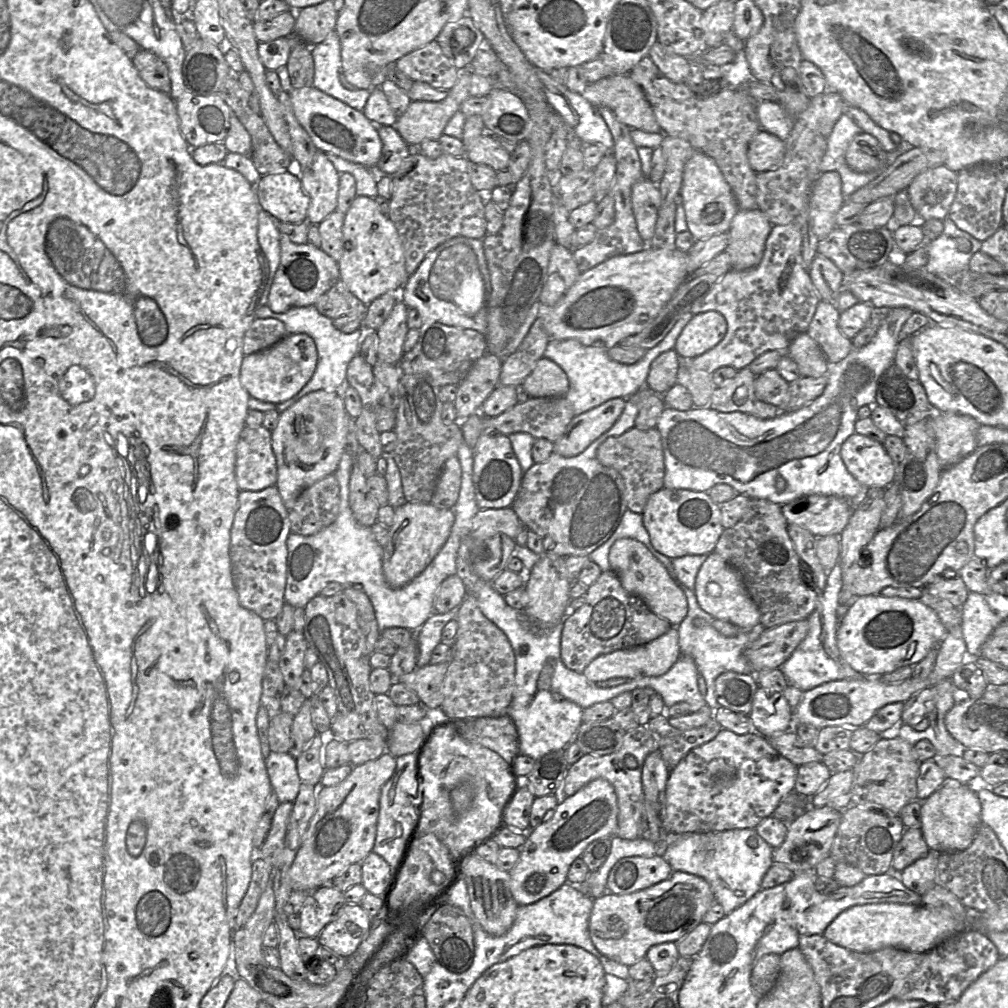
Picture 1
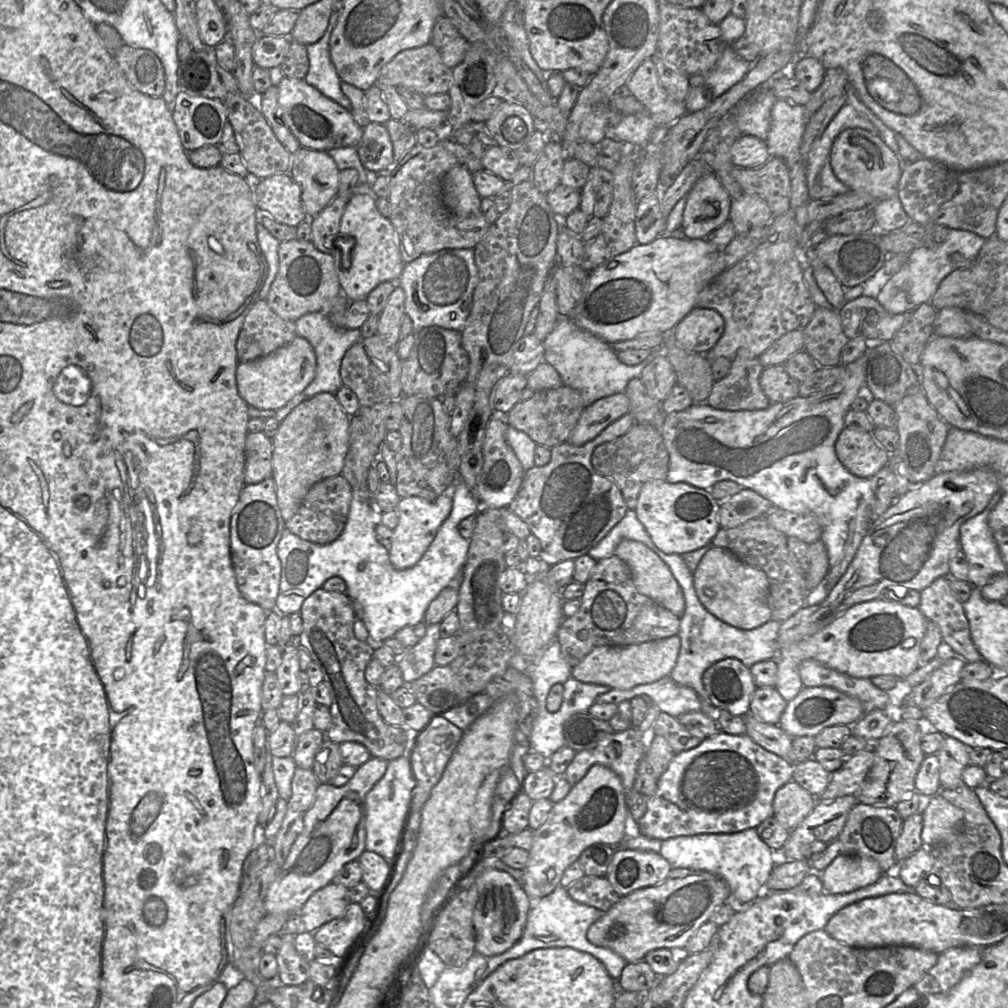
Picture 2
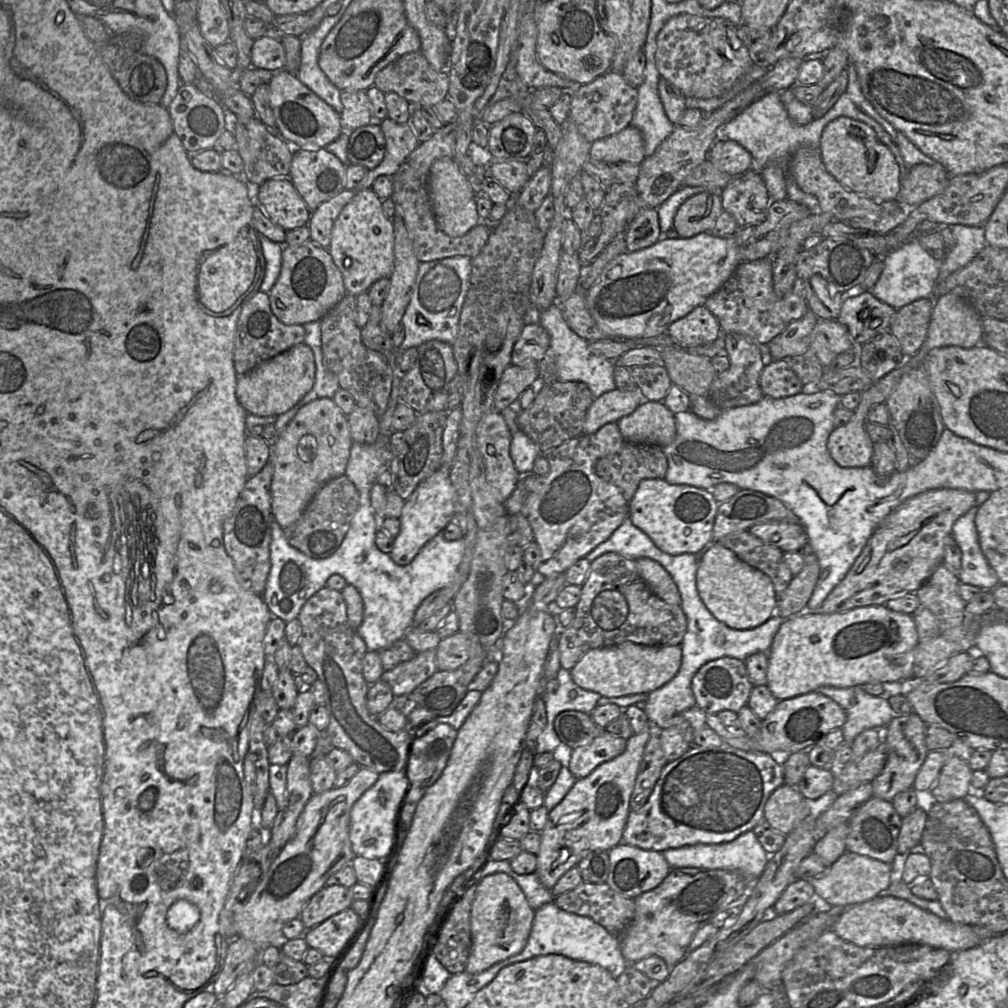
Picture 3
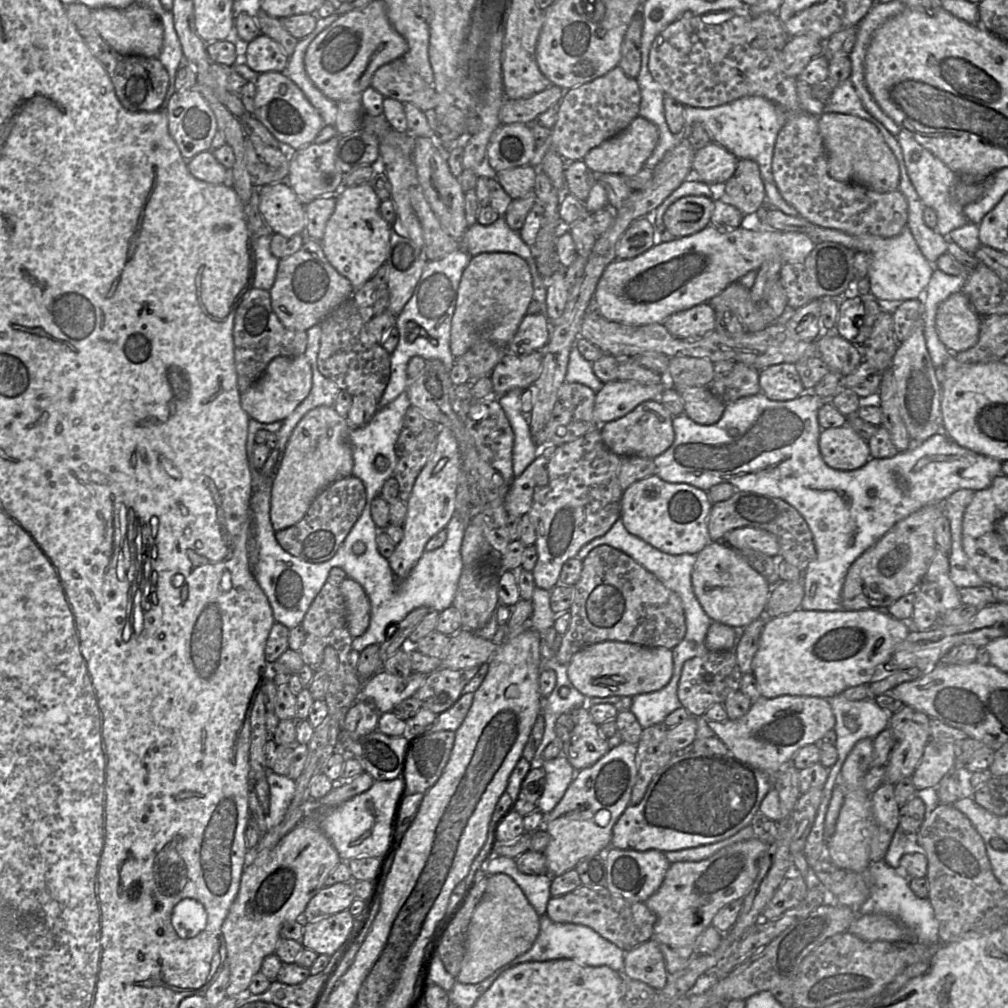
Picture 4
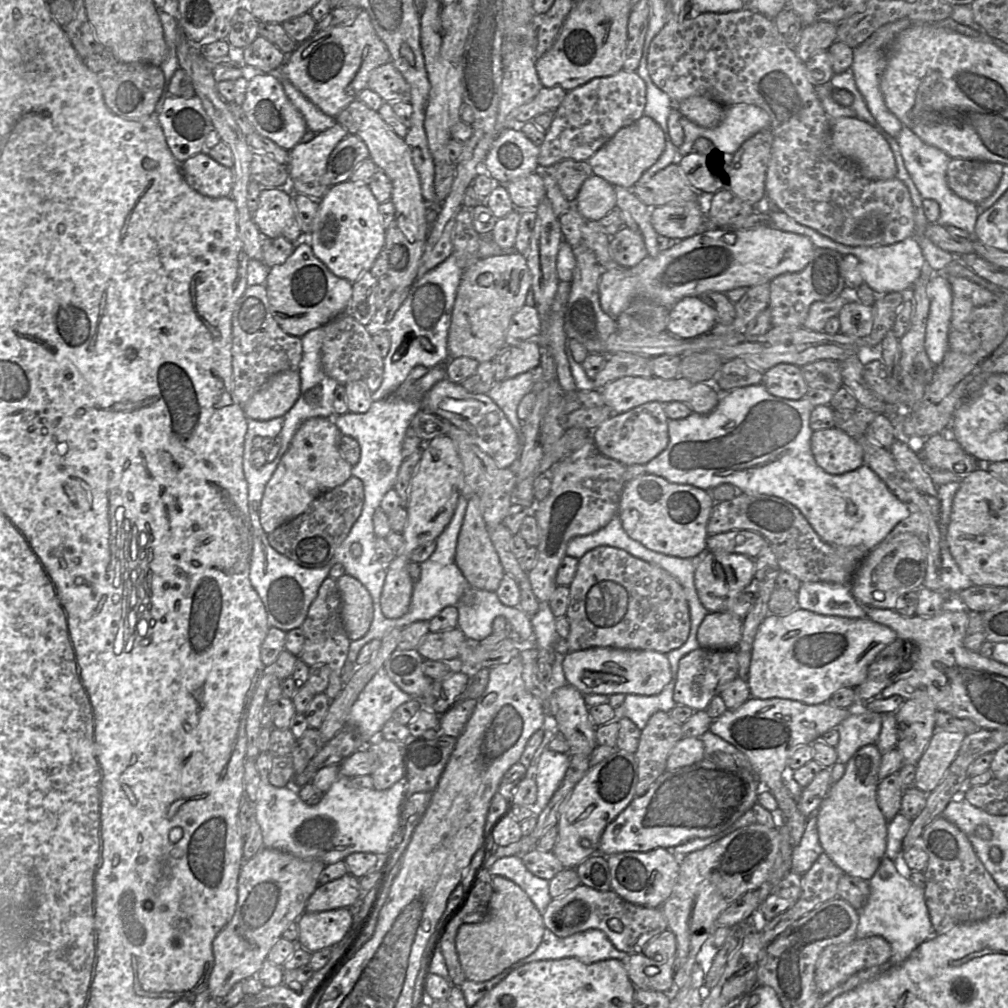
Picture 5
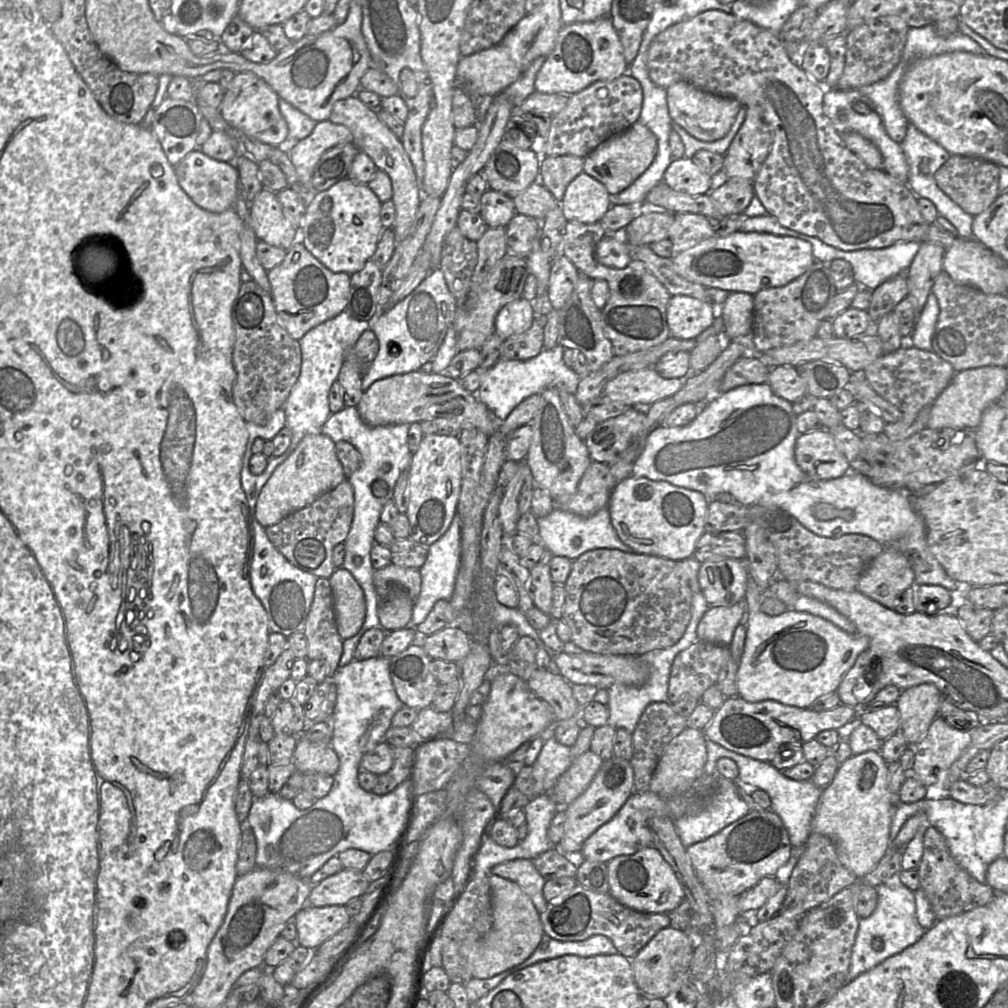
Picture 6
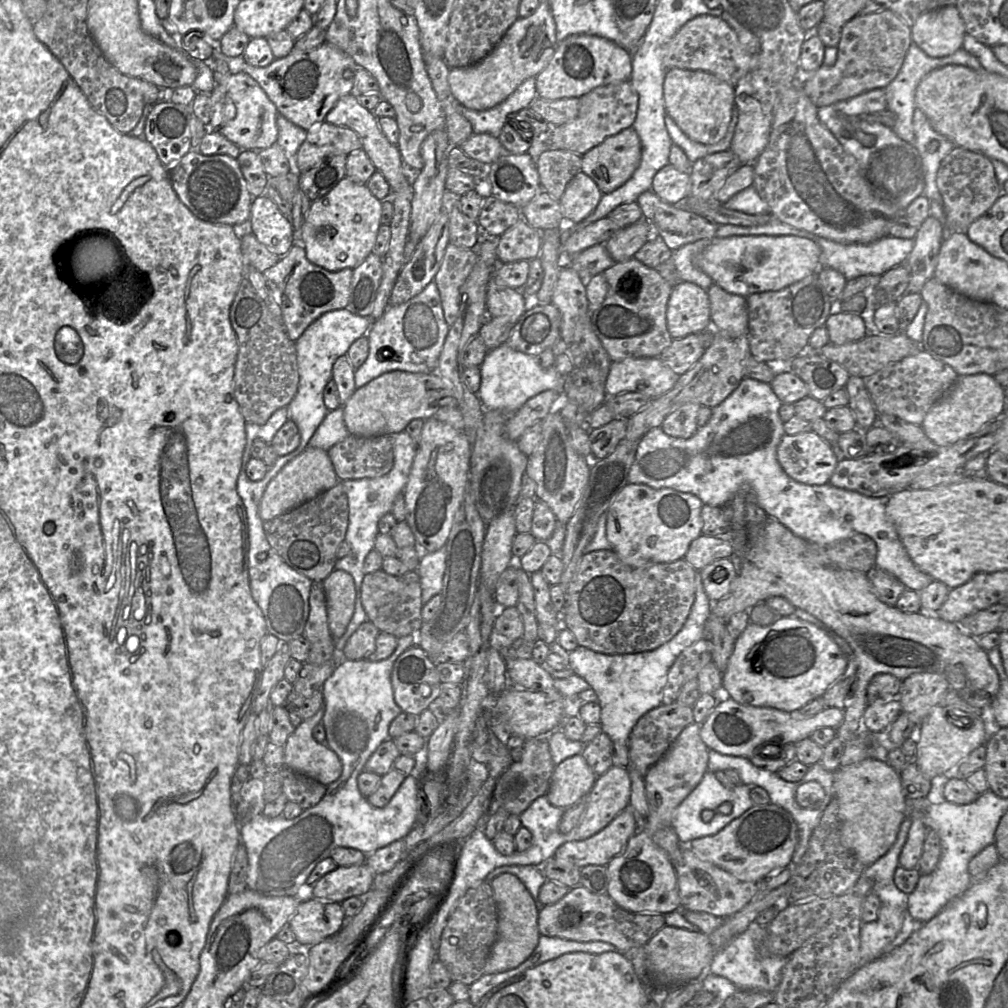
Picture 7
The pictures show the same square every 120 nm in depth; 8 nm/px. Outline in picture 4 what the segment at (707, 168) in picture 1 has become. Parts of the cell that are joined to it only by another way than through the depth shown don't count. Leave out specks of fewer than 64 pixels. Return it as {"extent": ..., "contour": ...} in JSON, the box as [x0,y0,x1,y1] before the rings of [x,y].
{"extent":[663,196,714,238],"contour":[[[685,196],[671,204],[663,217],[665,230],[675,238],[695,234],[710,225],[714,200],[706,196]]]}

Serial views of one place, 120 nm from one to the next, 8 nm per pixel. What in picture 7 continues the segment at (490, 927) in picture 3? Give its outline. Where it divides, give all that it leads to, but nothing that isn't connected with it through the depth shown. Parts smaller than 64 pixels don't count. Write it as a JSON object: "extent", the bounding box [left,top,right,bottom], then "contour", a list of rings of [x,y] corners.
{"extent":[484,873,541,974],"contour":[[[504,873],[495,877],[490,884],[498,910],[498,929],[497,939],[484,967],[484,974],[516,968],[532,954],[541,935],[538,929],[539,912],[531,894],[520,879],[513,874]]]}

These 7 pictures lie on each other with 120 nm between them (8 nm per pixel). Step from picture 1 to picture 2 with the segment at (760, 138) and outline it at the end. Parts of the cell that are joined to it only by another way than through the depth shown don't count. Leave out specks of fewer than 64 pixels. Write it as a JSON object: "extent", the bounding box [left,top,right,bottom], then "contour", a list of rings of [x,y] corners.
{"extent":[731,135,771,168],"contour":[[[741,135],[732,145],[731,159],[737,168],[758,168],[764,165],[771,155],[766,140],[751,135]]]}

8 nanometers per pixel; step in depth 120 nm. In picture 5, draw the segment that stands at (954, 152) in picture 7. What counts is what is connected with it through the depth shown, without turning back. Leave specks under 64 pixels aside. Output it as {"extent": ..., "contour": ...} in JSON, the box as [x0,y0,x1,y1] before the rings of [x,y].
{"extent":[947,158,1003,205],"contour":[[[955,158],[947,167],[947,184],[957,196],[978,205],[997,188],[1003,167],[997,162]]]}

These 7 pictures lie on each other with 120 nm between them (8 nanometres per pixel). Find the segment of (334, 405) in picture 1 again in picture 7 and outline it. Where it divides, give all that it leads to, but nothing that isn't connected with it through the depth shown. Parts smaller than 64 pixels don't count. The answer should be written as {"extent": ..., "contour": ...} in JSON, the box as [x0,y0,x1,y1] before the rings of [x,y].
{"extent":[259,446,338,522],"contour":[[[308,446],[269,482],[259,503],[259,516],[263,522],[271,520],[332,488],[338,481],[328,452]]]}

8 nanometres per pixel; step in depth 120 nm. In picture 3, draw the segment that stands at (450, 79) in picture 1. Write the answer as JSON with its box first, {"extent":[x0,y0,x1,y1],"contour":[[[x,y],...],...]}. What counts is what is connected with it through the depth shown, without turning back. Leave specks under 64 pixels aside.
{"extent":[374,50,449,106],"contour":[[[419,50],[399,57],[380,70],[374,80],[375,87],[383,93],[394,92],[406,99],[412,106],[431,106],[448,98],[449,76],[446,71],[433,69]]]}

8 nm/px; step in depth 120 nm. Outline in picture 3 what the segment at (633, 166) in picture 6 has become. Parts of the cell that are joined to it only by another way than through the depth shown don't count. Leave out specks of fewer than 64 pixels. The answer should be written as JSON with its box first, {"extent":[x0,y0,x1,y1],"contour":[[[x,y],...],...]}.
{"extent":[589,125,645,164],"contour":[[[633,125],[591,144],[589,157],[608,164],[629,162],[641,164],[645,159],[642,133]]]}

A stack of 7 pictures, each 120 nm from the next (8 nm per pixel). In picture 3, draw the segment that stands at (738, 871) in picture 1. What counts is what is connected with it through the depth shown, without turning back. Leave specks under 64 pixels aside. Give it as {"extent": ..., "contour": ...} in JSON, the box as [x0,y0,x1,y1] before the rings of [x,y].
{"extent":[662,830,769,879],"contour":[[[748,830],[730,842],[719,844],[696,844],[672,848],[662,852],[671,869],[695,867],[705,869],[726,869],[739,871],[748,879],[760,877],[768,862],[769,854],[764,850],[752,830]]]}

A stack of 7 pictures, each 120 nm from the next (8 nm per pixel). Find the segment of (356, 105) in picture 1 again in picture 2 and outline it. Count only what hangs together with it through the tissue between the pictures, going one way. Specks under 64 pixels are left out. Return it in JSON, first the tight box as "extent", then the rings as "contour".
{"extent":[304,11,351,111],"contour":[[[336,11],[331,14],[327,29],[318,42],[306,45],[309,70],[304,80],[326,97],[351,111],[351,102],[341,90],[341,79],[331,61],[329,50],[331,33],[340,13]]]}

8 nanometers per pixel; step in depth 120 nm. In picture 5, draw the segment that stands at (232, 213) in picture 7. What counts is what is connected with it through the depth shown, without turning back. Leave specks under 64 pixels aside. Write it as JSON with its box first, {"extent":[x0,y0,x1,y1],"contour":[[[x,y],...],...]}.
{"extent":[181,152,234,198],"contour":[[[200,152],[181,164],[188,185],[198,193],[210,198],[231,195],[234,171],[213,160],[207,152]]]}

